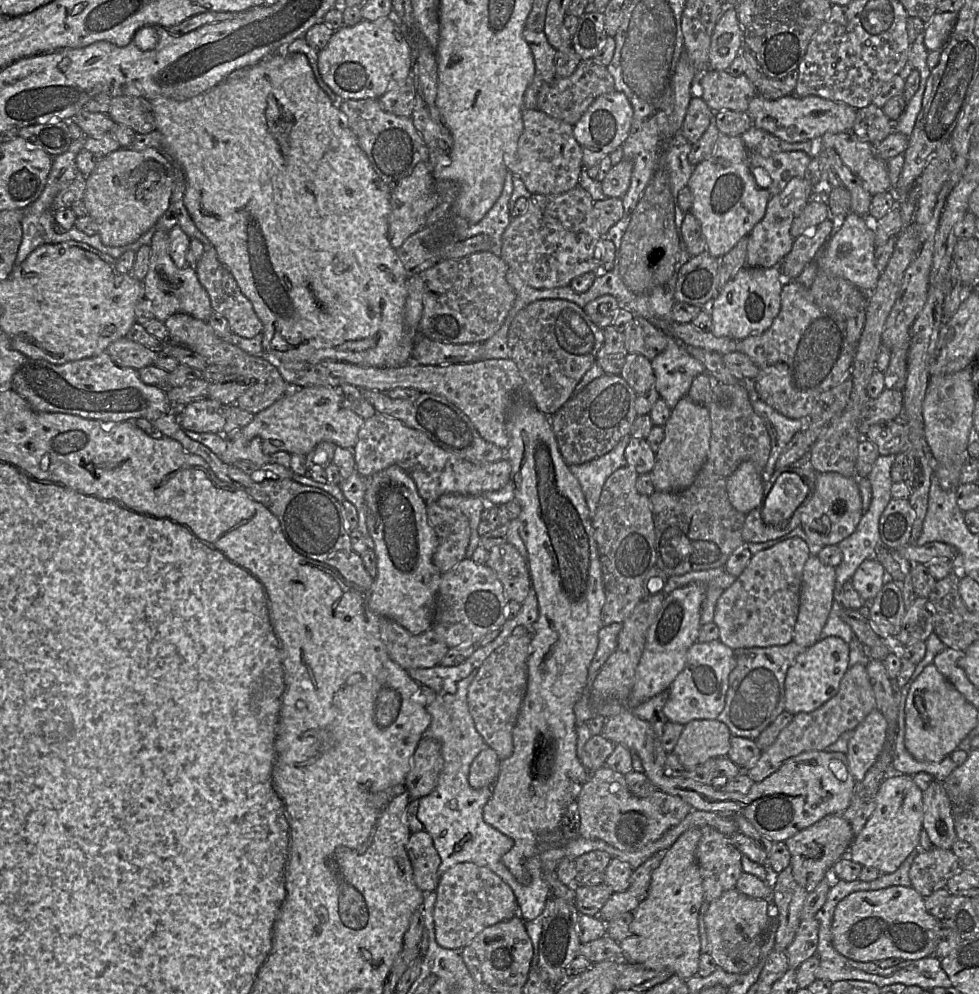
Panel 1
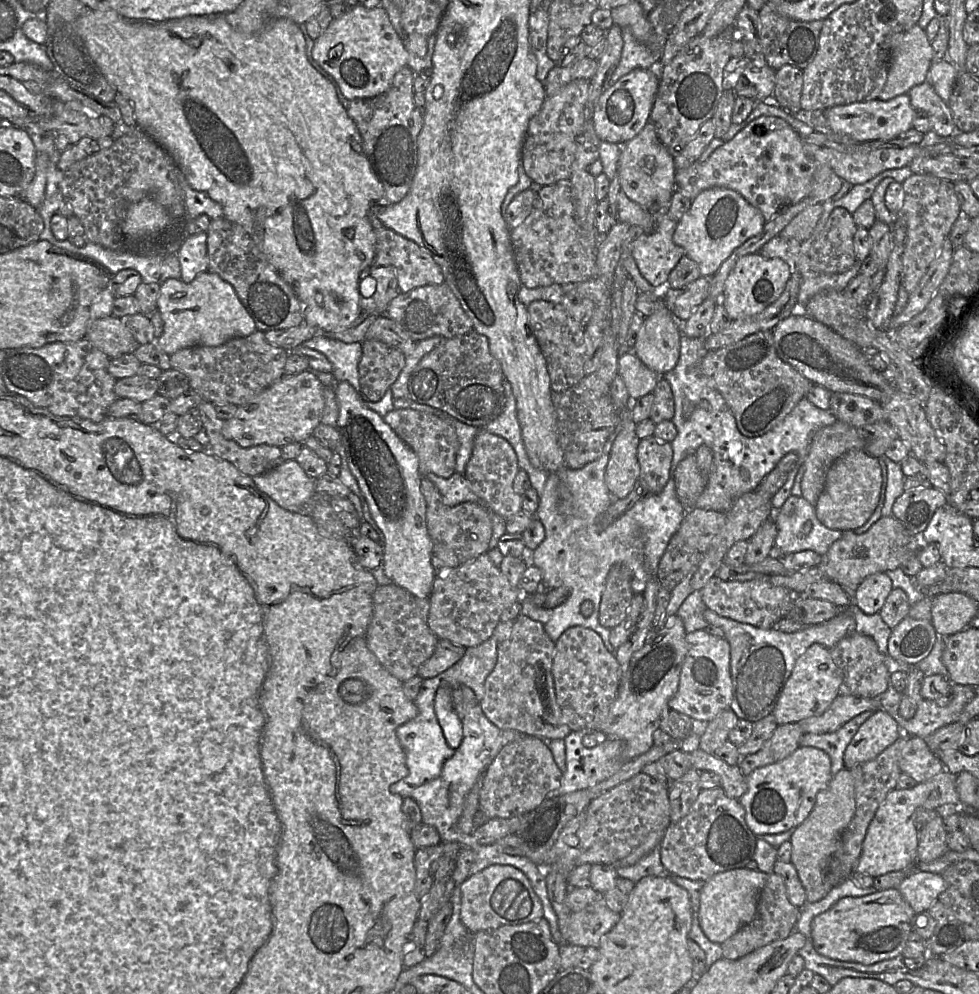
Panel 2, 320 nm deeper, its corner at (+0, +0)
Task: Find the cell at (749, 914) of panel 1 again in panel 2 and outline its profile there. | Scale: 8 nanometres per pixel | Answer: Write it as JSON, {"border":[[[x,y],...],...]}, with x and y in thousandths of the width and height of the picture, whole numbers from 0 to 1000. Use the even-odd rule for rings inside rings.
{"border":[[[754,873],[732,878],[720,886],[715,899],[714,930],[725,947],[737,950],[767,928],[785,880],[775,875]]]}

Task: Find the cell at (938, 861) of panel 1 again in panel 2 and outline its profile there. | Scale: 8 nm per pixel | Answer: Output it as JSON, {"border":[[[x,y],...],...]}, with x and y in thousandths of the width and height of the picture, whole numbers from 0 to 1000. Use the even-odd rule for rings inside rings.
{"border":[[[959,819],[939,836],[937,867],[950,868],[970,855],[966,849],[966,841],[963,822]]]}

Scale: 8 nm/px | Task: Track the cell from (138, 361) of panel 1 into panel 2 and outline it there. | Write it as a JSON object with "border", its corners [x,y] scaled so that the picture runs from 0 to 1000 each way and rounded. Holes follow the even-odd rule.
{"border":[[[111,318],[96,322],[86,339],[112,361],[136,355],[141,345],[123,320]]]}

